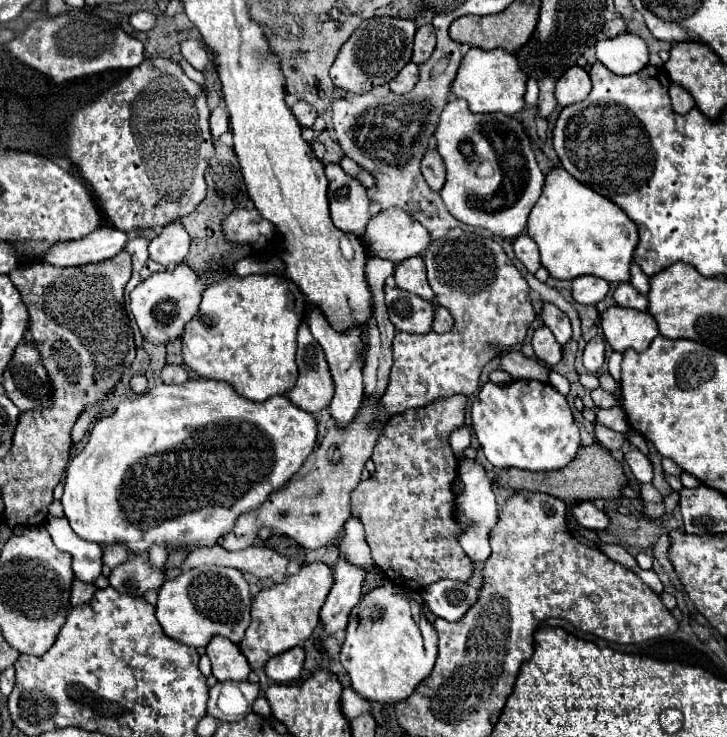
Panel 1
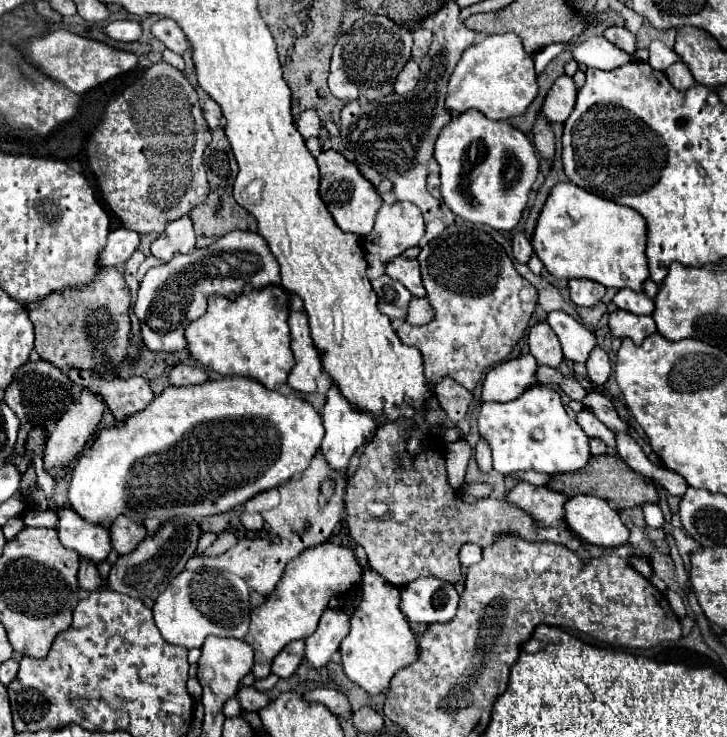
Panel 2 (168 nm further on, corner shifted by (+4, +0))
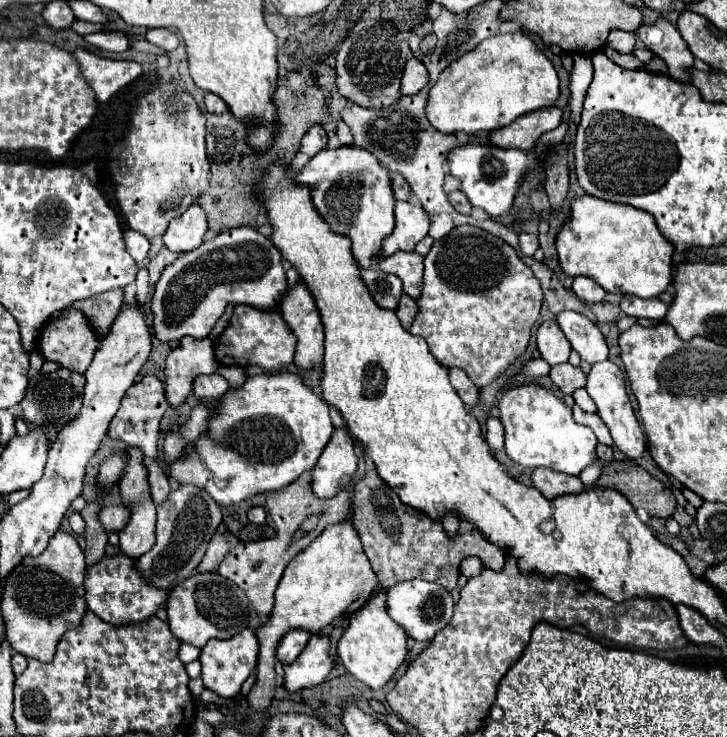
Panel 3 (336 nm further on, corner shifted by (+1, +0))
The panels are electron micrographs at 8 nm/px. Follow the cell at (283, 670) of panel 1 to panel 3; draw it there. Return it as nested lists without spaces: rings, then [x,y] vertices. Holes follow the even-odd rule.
[[[294,628],[290,632],[286,632],[278,644],[278,660],[282,664],[288,664],[292,660],[296,660],[296,656],[306,648],[308,644],[308,638],[310,638],[310,632],[308,630],[302,630],[302,628]]]

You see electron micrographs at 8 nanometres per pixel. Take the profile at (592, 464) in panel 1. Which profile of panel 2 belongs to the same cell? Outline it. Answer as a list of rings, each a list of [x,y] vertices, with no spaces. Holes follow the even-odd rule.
[[[607,454],[591,456],[587,466],[577,472],[565,472],[565,474],[551,476],[551,482],[547,484],[547,488],[555,490],[555,492],[563,492],[567,498],[573,498],[577,494],[593,494],[597,498],[607,500],[617,510],[641,506],[643,502],[657,502],[659,500],[657,488],[651,480],[635,474],[619,456],[607,456]]]

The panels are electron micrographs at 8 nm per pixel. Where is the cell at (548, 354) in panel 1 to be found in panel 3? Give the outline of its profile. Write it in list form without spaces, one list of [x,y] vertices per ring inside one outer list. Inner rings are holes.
[[[542,322],[536,332],[536,342],[542,358],[550,366],[568,362],[568,338],[560,330],[558,322]]]

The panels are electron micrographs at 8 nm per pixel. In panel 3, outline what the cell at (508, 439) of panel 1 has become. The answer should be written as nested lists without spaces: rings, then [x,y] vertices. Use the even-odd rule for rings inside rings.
[[[516,386],[502,394],[498,402],[500,420],[506,430],[506,454],[522,466],[546,466],[556,472],[578,476],[596,460],[596,434],[588,426],[572,420],[572,410],[542,386]]]

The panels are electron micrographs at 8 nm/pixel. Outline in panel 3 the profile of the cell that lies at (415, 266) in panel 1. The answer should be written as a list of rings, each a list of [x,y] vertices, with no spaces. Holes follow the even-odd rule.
[[[396,252],[384,260],[380,260],[380,270],[388,272],[388,274],[396,274],[402,284],[404,284],[404,292],[410,298],[418,298],[422,292],[422,256],[416,252]]]

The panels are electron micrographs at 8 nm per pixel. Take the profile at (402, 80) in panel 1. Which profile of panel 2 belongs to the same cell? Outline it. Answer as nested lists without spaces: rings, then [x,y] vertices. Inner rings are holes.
[[[409,60],[409,64],[405,64],[405,68],[401,70],[401,74],[395,80],[395,92],[407,94],[409,90],[415,88],[417,80],[419,80],[419,66],[417,66],[417,62]]]

